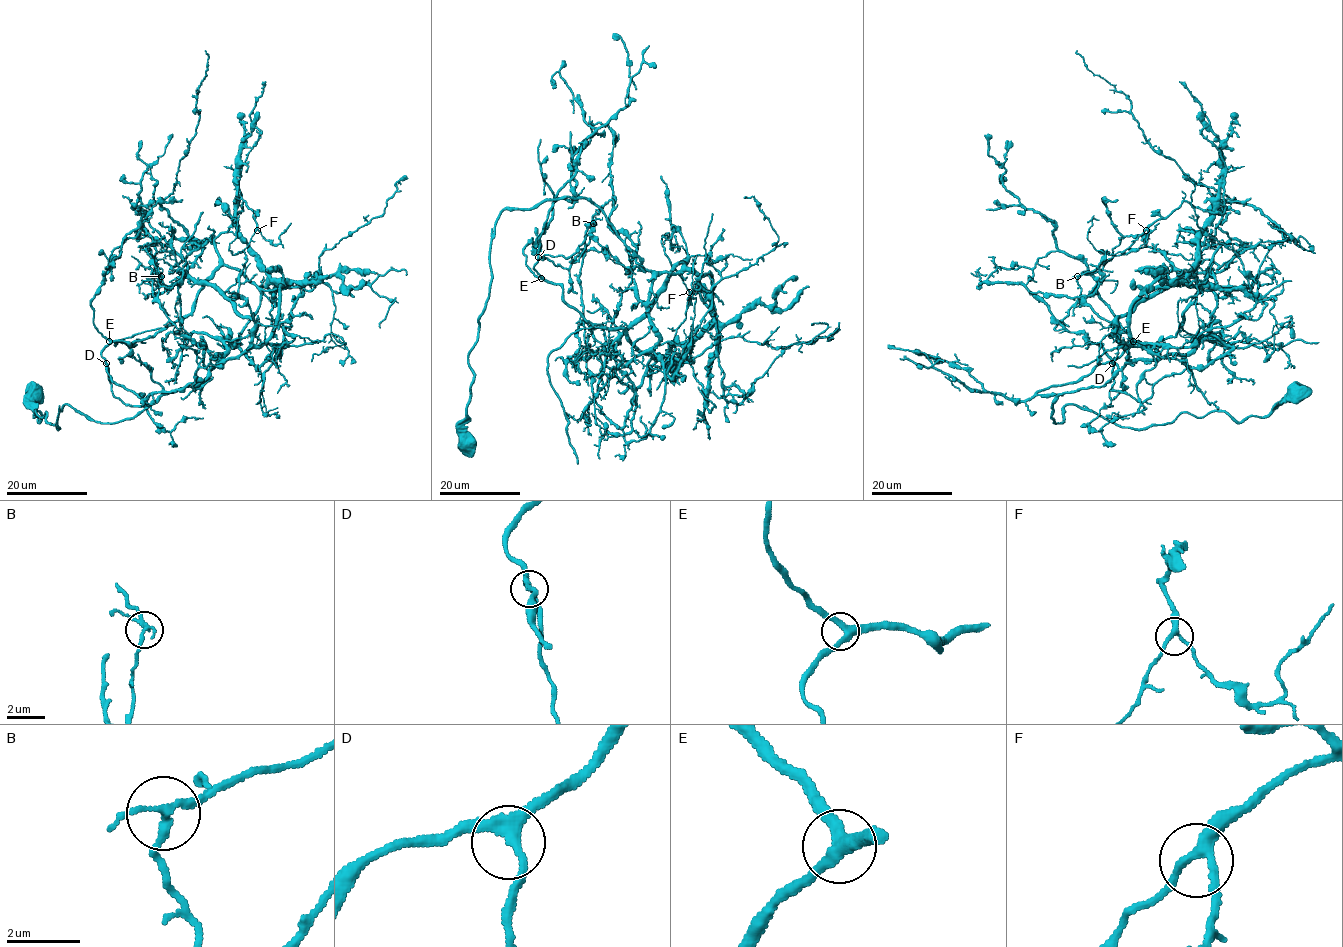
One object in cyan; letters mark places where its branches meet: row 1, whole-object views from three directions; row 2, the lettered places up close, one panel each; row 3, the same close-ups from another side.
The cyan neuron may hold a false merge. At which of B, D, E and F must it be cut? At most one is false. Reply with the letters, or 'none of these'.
B

